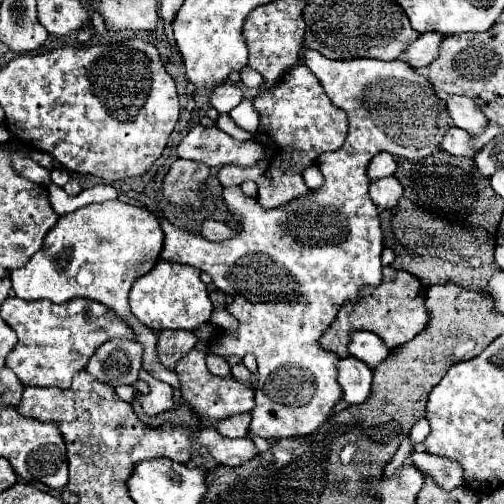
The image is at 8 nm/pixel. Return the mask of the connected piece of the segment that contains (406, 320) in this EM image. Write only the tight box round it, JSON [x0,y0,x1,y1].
[321,266,427,358]

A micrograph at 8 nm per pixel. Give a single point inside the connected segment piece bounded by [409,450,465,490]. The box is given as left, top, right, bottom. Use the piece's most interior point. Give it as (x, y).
(448, 474)

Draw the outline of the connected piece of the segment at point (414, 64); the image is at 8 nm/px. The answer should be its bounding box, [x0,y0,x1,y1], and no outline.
[403,32,443,70]

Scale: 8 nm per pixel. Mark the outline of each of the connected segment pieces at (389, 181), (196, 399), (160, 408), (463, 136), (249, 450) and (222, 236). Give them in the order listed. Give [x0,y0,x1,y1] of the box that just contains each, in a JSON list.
[[369,176,403,208],[175,350,255,422],[137,376,175,416],[441,126,475,158],[197,428,257,466],[199,220,237,242]]

